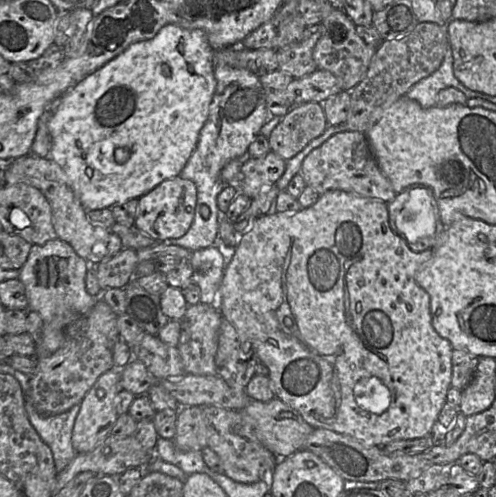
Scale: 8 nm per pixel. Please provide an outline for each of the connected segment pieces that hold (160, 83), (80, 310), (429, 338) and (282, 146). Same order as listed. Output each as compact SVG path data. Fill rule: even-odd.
M167 24L153 38L131 44L118 56L67 91L58 101L53 102L54 111L48 121L51 137L49 158L63 169L72 189L86 210L111 208L131 199L139 199L164 180L179 176L193 153L200 131L208 119L210 104L217 86L214 53L215 50L210 46L203 30L186 29L177 24ZM118 147L127 148L130 152L129 159L125 163L117 163L114 159L114 151Z
M55 238L42 245L32 245L28 258L20 268L18 279L25 287L28 311L36 311L42 318L42 329L36 342L36 358L44 358L57 351L65 341L65 328L78 317L86 314L96 303L97 298L90 295L85 287L86 260L79 256L65 241Z
M330 190L320 195L317 202L308 208L285 212L272 210L253 223L243 234L233 258L225 267L217 307L222 318L235 327L242 341L251 344L259 361L268 368L275 398L299 412L314 429L347 435L366 446L384 447L396 440L422 438L435 432L452 380L453 348L433 328L430 296L415 279L418 269L431 259L432 254L433 250L412 251L407 242L391 229L387 203L342 190Z
M322 103L302 104L295 106L281 119L268 142L271 150L287 161L320 136L327 126Z

